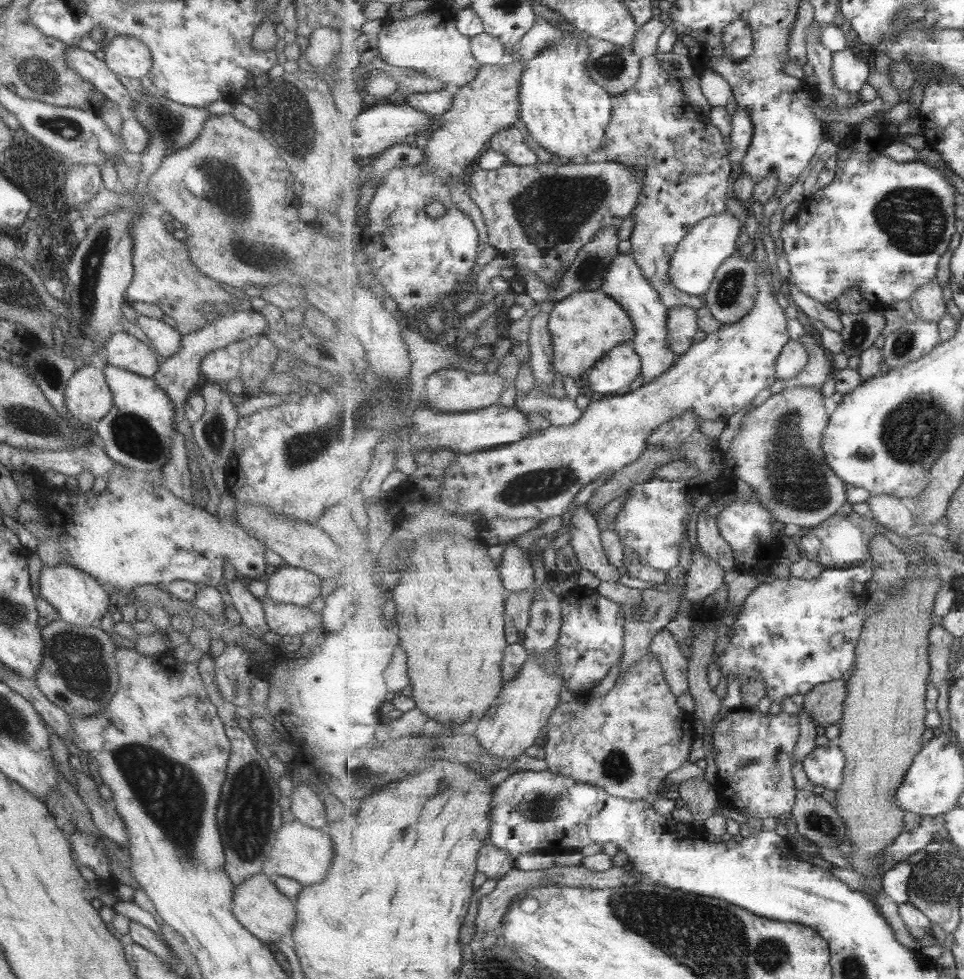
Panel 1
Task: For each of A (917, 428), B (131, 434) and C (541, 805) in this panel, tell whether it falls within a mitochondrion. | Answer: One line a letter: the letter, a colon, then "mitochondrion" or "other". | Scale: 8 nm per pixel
A: mitochondrion
B: mitochondrion
C: mitochondrion

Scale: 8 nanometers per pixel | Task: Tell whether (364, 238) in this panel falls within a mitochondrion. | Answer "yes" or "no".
no

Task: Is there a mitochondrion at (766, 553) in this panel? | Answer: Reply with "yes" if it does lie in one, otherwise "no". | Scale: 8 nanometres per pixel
no

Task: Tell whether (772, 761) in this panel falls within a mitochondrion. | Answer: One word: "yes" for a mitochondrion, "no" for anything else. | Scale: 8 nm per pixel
yes

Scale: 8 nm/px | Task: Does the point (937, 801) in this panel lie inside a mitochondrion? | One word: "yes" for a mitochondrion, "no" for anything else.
no

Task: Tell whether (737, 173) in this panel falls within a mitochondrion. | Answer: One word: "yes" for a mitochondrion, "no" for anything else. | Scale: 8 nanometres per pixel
no

